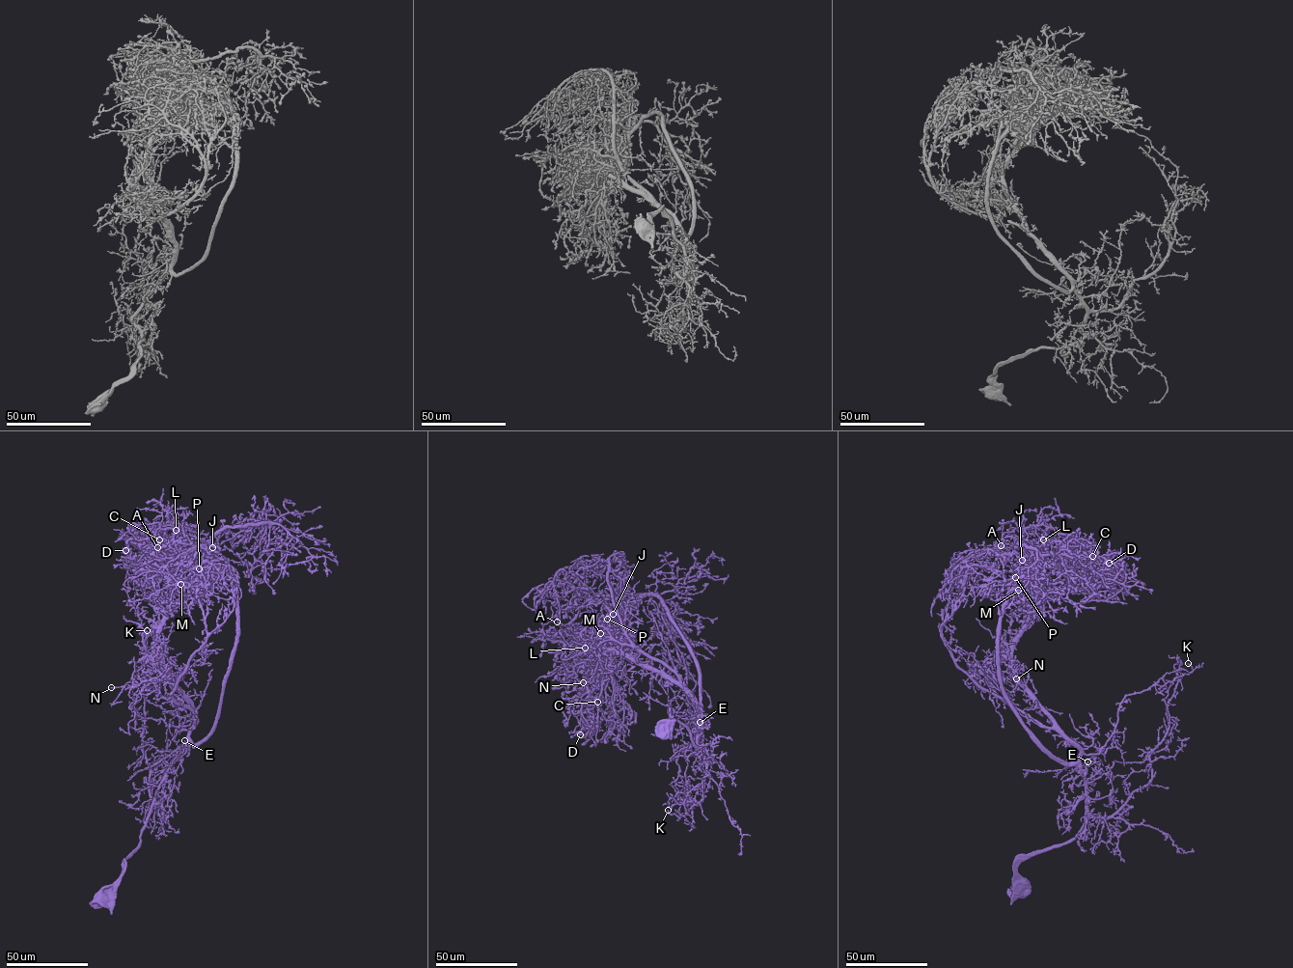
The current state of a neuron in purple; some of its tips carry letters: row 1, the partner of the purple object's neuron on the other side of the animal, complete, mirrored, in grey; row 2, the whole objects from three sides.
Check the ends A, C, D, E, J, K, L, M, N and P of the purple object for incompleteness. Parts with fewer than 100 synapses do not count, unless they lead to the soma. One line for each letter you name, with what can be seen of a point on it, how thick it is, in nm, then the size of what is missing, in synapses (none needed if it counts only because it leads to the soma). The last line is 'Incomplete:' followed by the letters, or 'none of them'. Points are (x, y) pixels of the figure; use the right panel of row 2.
Incomplete: none of them

